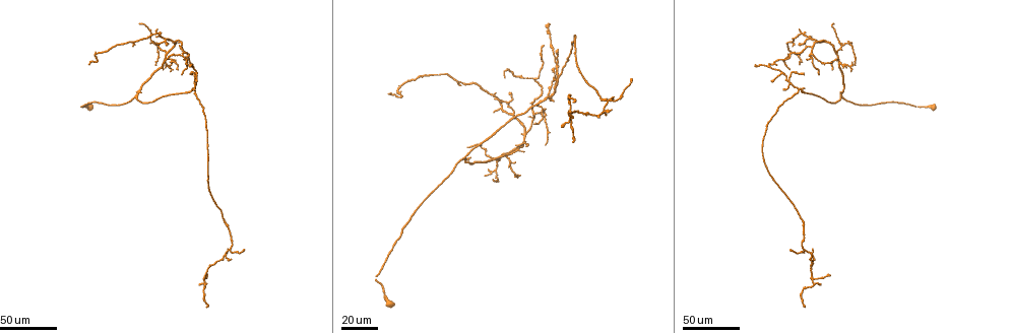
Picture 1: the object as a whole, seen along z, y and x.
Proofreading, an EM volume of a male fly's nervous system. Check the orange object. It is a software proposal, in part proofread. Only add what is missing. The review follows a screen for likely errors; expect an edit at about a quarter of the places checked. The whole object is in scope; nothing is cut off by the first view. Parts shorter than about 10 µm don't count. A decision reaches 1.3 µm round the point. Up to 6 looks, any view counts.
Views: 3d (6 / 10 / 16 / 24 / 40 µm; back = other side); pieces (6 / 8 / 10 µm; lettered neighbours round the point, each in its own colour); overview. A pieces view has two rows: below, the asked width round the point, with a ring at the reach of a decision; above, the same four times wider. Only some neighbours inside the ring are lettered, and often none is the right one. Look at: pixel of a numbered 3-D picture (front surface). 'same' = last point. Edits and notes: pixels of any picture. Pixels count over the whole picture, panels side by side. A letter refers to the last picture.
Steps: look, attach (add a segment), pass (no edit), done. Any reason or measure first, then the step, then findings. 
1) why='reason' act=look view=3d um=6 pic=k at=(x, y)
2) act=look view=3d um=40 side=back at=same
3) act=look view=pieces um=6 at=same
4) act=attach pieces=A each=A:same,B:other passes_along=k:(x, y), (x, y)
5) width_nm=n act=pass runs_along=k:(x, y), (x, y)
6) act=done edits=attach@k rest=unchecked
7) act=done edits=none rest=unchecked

why='an open end' act=look view=3d um=40 pic=1 at=(553, 100)

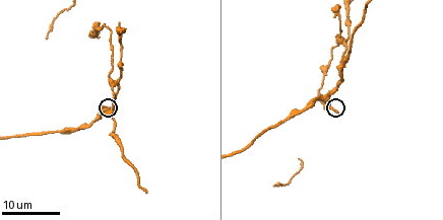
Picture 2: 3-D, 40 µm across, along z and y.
why='closer look' act=look view=3d um=10 pic=2 at=(337, 111)

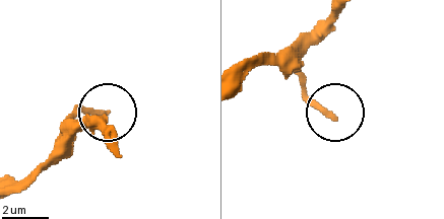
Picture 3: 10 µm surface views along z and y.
act=look view=pieces um=6 pic=3 at=(334, 117)

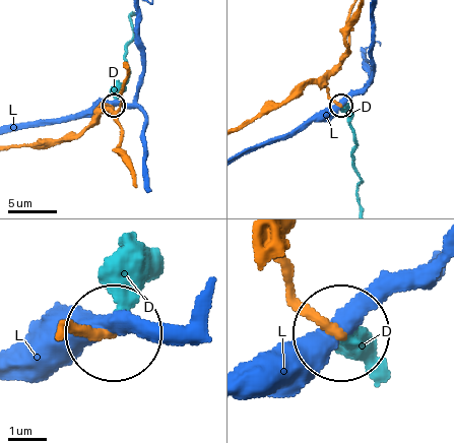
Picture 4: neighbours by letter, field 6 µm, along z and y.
width_nm=230 act=pass each=D:other,L:other runs_along=4:(63, 331), (109, 334) found='none of them fits'

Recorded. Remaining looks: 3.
why='tapers out' act=look view=3d um=24 pic=1 at=(170, 68)

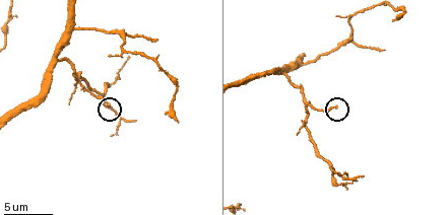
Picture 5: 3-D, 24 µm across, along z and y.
act=look view=pieces um=8 pic=5 at=(335, 107)

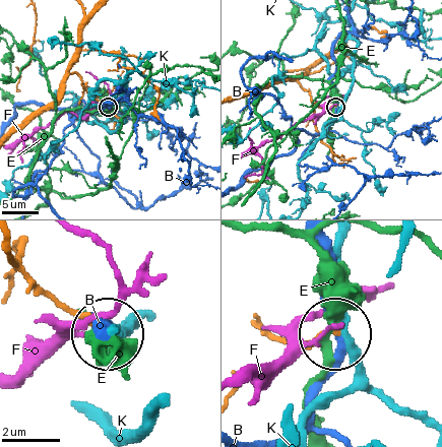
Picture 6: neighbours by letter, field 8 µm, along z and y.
act=pass each=B:other,E:other,F:other,K:other found='no lettered segment goes on from it'

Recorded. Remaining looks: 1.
act=done edits=none rest=unchecked

